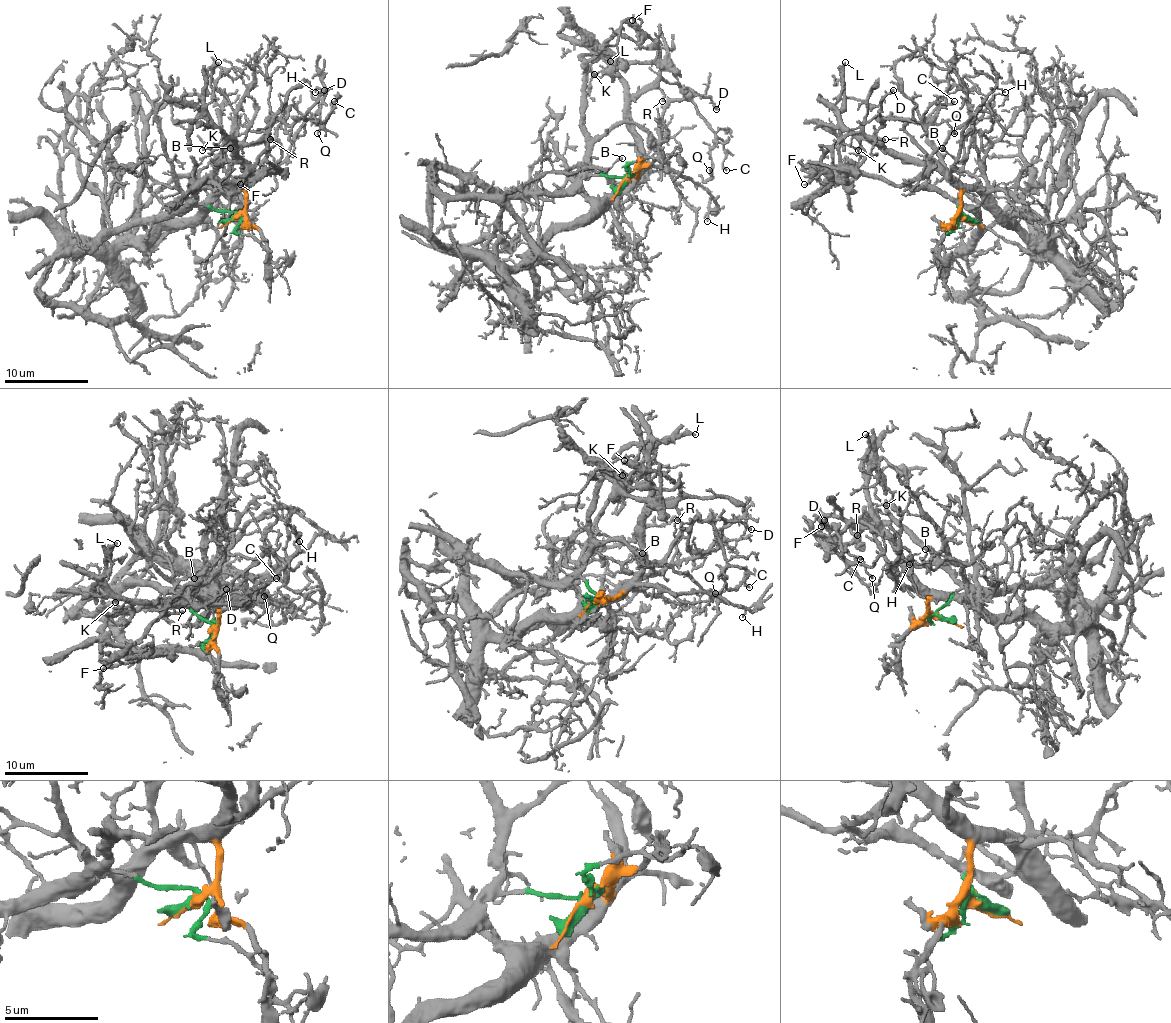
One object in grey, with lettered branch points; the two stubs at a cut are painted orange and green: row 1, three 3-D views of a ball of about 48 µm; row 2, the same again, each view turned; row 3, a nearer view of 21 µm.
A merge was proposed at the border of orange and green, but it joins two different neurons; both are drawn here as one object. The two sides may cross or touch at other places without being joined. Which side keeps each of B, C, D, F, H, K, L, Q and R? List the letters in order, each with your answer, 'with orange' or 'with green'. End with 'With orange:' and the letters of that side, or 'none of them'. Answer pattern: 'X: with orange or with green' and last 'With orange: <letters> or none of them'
B: with green
C: with green
D: with green
F: with orange
H: with orange
K: with orange
L: with orange
Q: with green
R: with orange
With orange: F, H, K, L, R

